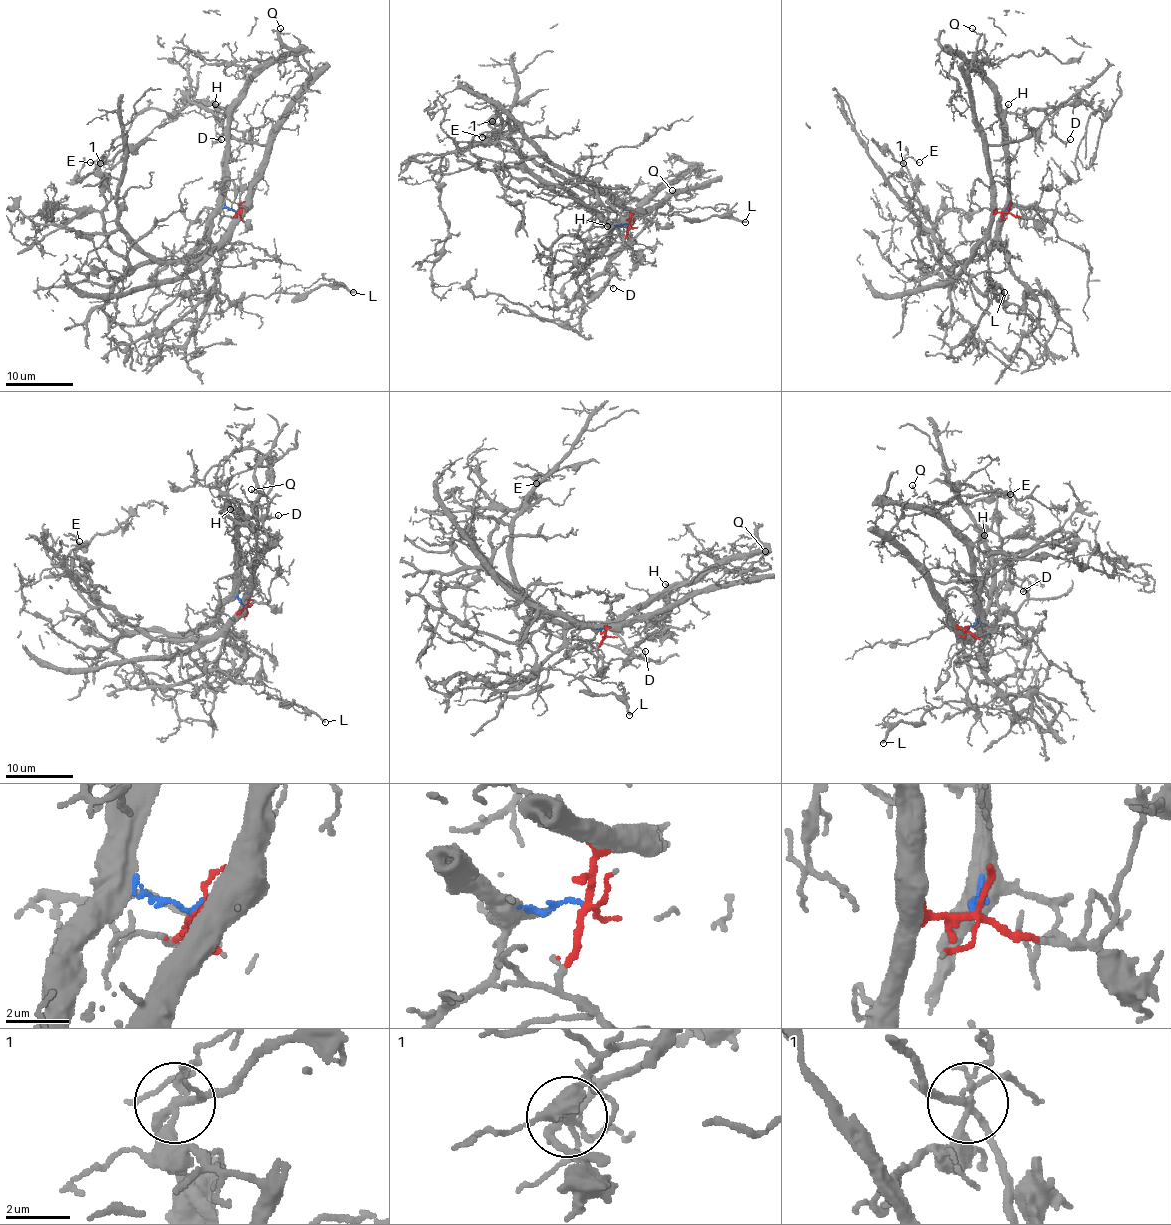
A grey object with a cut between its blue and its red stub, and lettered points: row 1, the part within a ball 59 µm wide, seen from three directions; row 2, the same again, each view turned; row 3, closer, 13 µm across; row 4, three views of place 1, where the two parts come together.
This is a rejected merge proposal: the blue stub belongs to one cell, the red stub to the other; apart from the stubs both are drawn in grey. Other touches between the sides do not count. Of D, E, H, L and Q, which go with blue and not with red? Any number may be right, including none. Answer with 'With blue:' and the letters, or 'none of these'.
With blue: H

